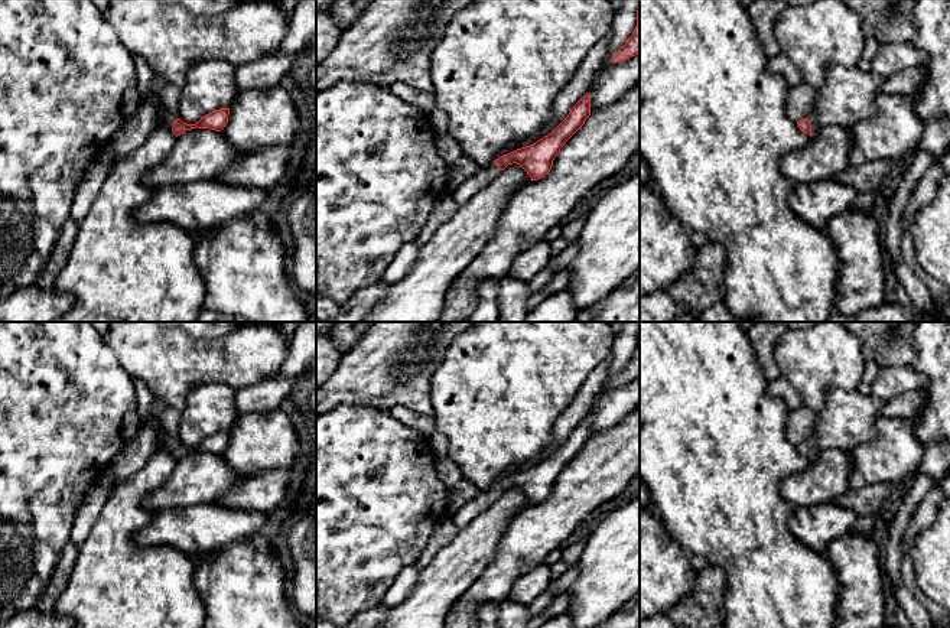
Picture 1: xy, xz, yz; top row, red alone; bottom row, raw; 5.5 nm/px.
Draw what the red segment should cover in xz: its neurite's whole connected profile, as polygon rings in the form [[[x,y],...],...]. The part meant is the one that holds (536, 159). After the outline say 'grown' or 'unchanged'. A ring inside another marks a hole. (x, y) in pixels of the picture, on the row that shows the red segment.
[[[586,92],[552,133],[530,146],[501,156],[488,167],[481,167],[450,193],[452,199],[459,206],[463,205],[471,196],[494,182],[501,172],[513,163],[520,165],[531,180],[544,178],[550,172],[553,160],[560,149],[578,130],[582,128],[589,115],[591,97]]] | grown

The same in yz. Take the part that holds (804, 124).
[[[813,111],[806,118],[801,118],[800,121],[797,121],[797,124],[800,130],[809,136],[817,134],[822,128]]] | grown

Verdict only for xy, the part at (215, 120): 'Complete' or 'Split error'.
Split error

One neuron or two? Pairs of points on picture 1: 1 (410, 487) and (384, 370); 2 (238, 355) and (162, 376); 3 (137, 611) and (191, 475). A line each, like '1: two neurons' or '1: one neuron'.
1: two neurons
2: one neuron
3: two neurons

